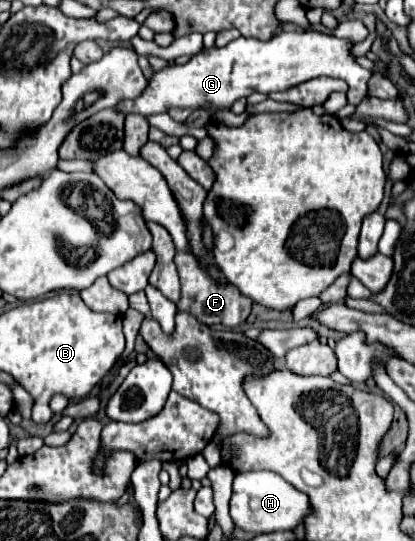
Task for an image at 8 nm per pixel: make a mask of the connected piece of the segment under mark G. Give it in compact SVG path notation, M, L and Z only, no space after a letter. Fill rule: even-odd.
M279 32L269 42L257 38L239 36L227 46L211 46L193 56L187 64L177 66L169 64L159 72L153 72L147 88L139 98L121 100L117 112L125 116L130 113L146 118L158 113L168 113L171 108L185 110L203 110L209 106L218 108L213 120L225 126L241 126L249 113L236 115L231 106L239 98L247 98L251 92L281 92L289 90L301 82L307 82L315 76L341 78L349 84L347 98L349 104L359 104L367 96L367 78L369 72L355 62L351 56L351 42L319 32Z

